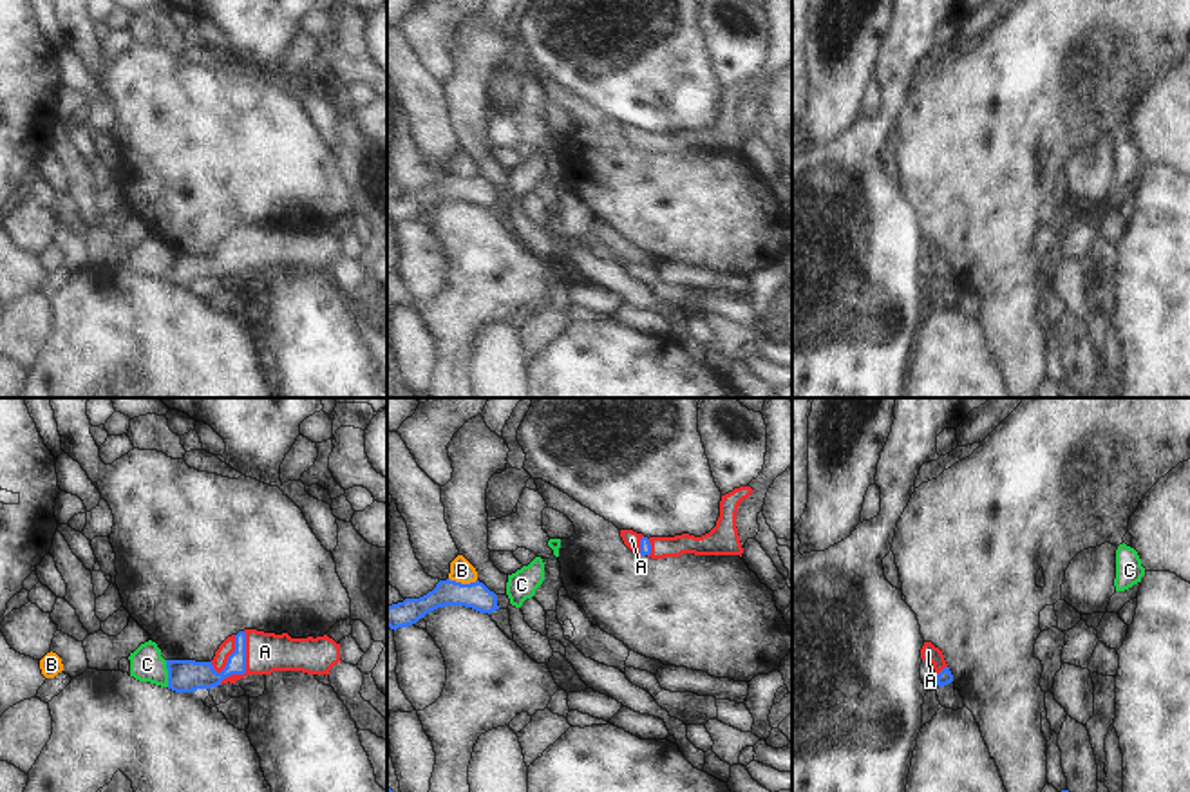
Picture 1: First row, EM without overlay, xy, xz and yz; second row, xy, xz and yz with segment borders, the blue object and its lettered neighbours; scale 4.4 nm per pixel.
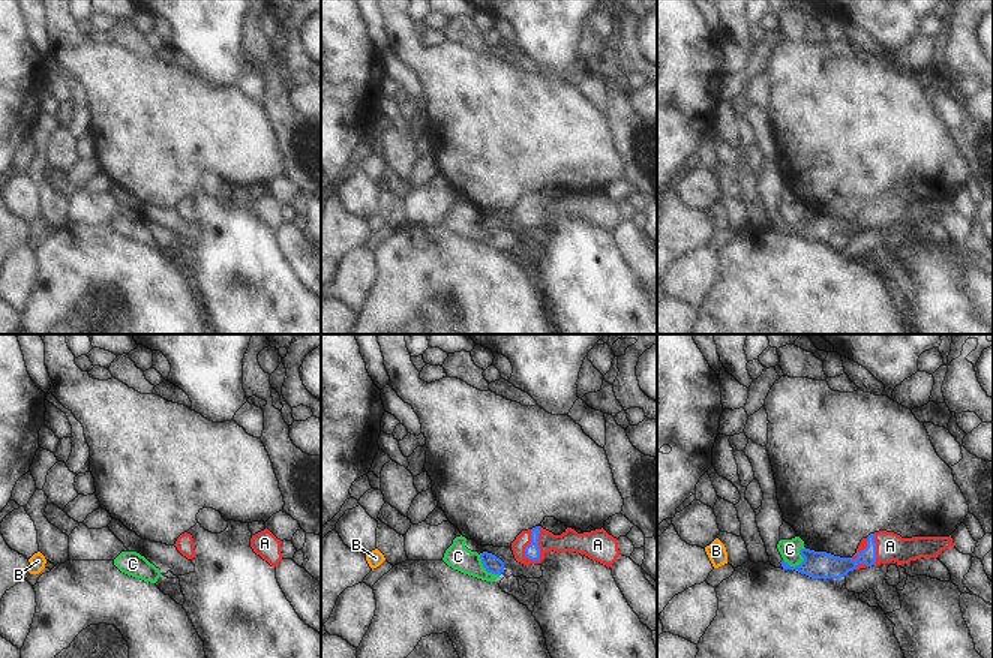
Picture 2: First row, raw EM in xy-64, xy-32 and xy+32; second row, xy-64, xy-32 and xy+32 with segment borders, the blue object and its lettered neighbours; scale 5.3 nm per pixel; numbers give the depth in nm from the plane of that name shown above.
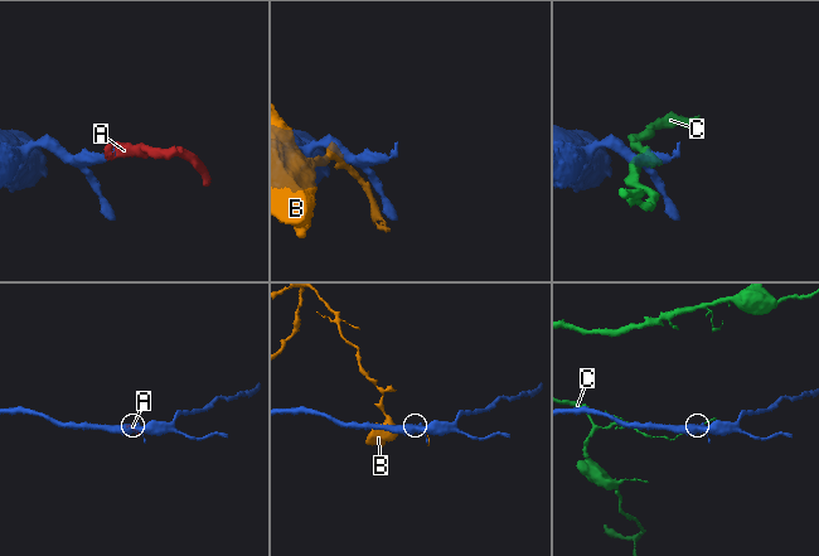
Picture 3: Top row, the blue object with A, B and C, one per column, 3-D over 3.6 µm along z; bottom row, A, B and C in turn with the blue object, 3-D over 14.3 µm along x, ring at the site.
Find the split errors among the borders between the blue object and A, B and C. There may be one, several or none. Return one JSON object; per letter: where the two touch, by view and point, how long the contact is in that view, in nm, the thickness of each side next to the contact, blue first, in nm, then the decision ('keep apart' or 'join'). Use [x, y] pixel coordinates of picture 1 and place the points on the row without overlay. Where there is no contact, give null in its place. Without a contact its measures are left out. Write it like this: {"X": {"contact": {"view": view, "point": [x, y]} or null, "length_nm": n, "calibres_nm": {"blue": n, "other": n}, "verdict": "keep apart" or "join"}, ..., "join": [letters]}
{"A": {"contact": {"view": "xy", "point": [245, 259]}, "length_nm": 260, "calibres_nm": {"blue": 140, "other": 180}, "verdict": "join"}, "B": {"contact": {"view": "xz", "point": [463, 179]}, "length_nm": 130, "calibres_nm": {"blue": 120, "other": 100}, "verdict": "keep apart"}, "C": {"contact": {"view": "xy", "point": [169, 268]}, "length_nm": 120, "calibres_nm": {"blue": 140, "other": 150}, "verdict": "keep apart"}, "join": ["A"]}

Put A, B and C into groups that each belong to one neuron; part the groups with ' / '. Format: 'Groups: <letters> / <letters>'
Groups: A / B / C

